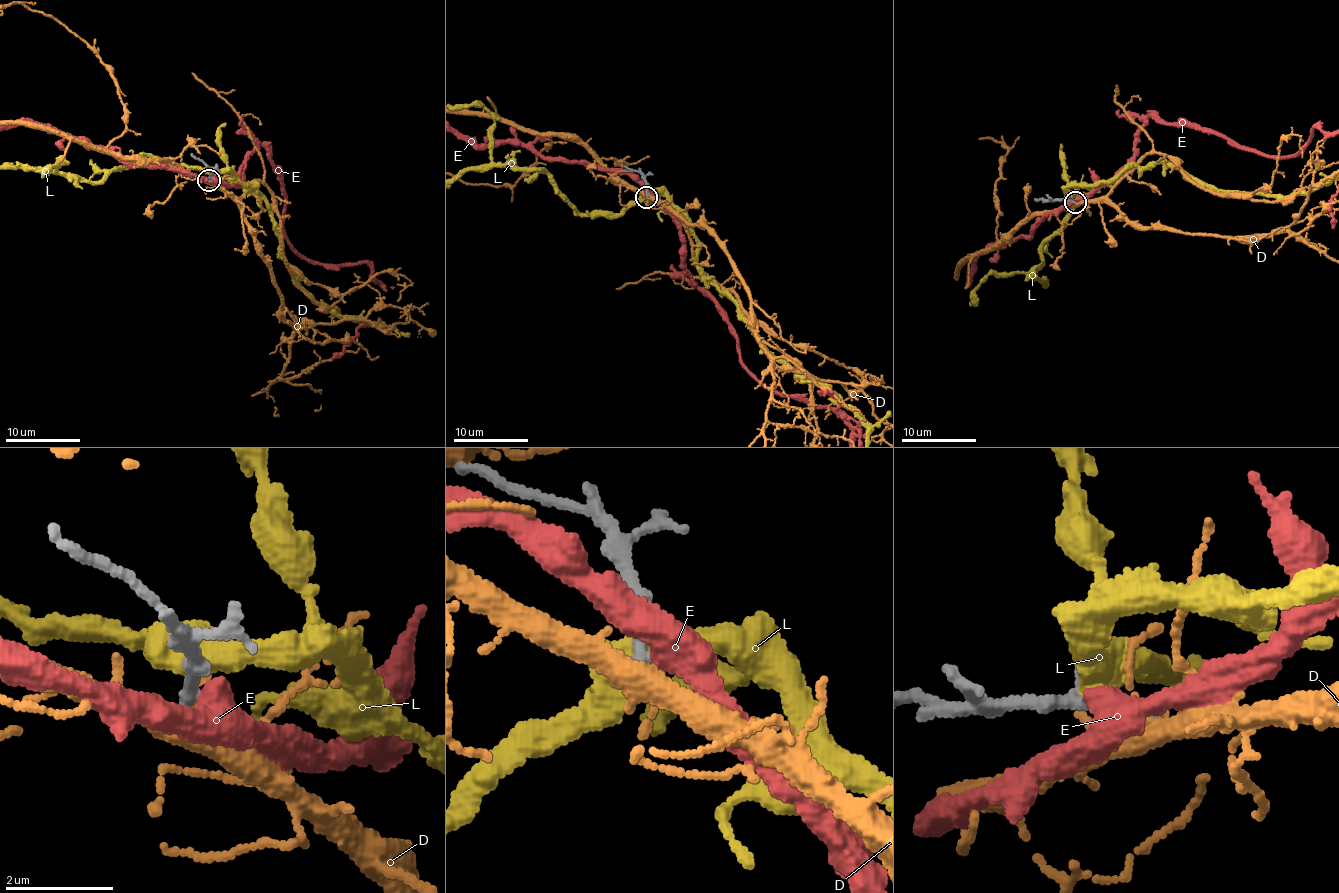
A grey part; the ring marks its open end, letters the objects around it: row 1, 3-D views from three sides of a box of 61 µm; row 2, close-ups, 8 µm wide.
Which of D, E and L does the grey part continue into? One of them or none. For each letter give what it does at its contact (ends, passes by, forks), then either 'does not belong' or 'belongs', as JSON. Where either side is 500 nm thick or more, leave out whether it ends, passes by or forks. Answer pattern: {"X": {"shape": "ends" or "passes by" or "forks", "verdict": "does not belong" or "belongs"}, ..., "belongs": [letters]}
{"D": {"shape": "forks", "verdict": "does not belong"}, "E": {"shape": "passes by", "verdict": "does not belong"}, "L": {"verdict": "does not belong"}, "belongs": []}

